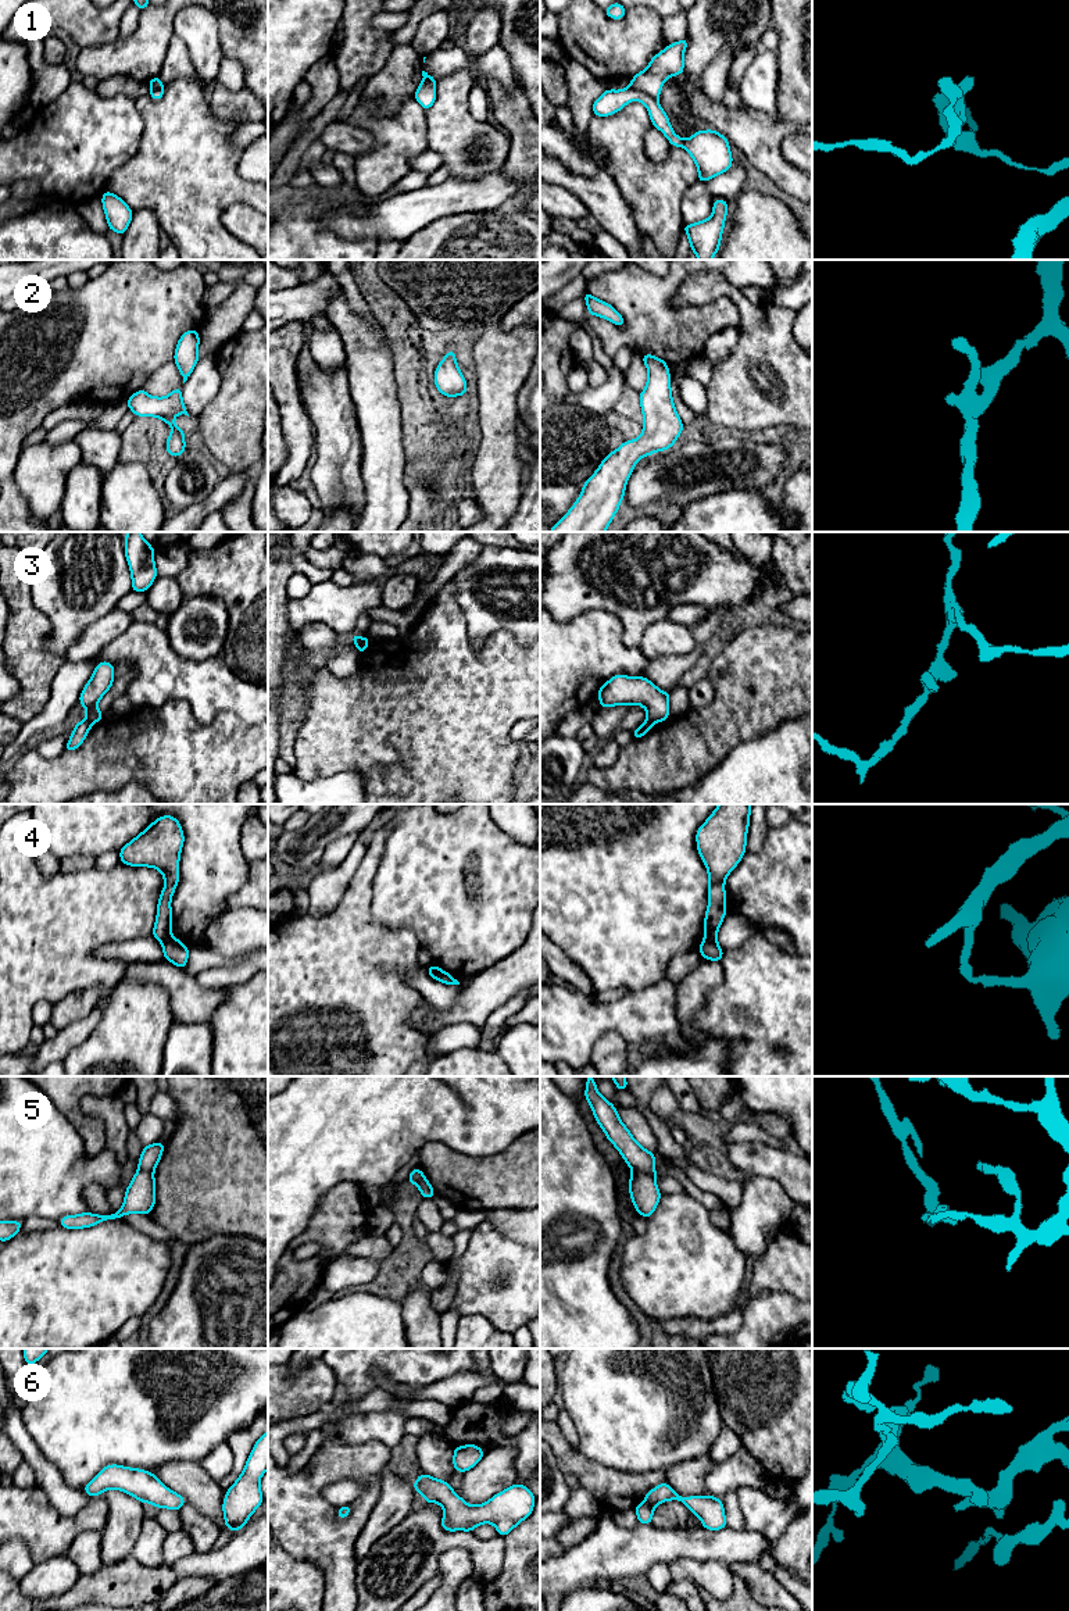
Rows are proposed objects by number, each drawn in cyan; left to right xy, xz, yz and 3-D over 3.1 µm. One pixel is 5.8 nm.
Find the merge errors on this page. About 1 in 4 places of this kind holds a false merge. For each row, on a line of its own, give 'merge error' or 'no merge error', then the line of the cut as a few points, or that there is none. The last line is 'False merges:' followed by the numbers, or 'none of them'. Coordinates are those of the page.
1: merge error; cut in yz along (630, 85), (655, 100)
2: no merge error; no cut
3: merge error; cut in xy along (86, 718), (90, 724)
4: merge error; cut in yz along (715, 936), (704, 940)
5: merge error; cut in yz along (633, 1171), (644, 1171), (655, 1177)
6: no merge error; no cut
False merges: 1, 3, 4, 5

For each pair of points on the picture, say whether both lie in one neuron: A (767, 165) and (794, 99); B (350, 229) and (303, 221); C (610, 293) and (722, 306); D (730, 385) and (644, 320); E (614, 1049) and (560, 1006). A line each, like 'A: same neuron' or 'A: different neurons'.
A: different neurons
B: different neurons
C: same neuron
D: different neurons
E: different neurons

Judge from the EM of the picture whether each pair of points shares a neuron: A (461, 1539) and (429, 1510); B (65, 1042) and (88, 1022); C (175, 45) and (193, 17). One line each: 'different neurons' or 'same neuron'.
A: same neuron
B: same neuron
C: different neurons

